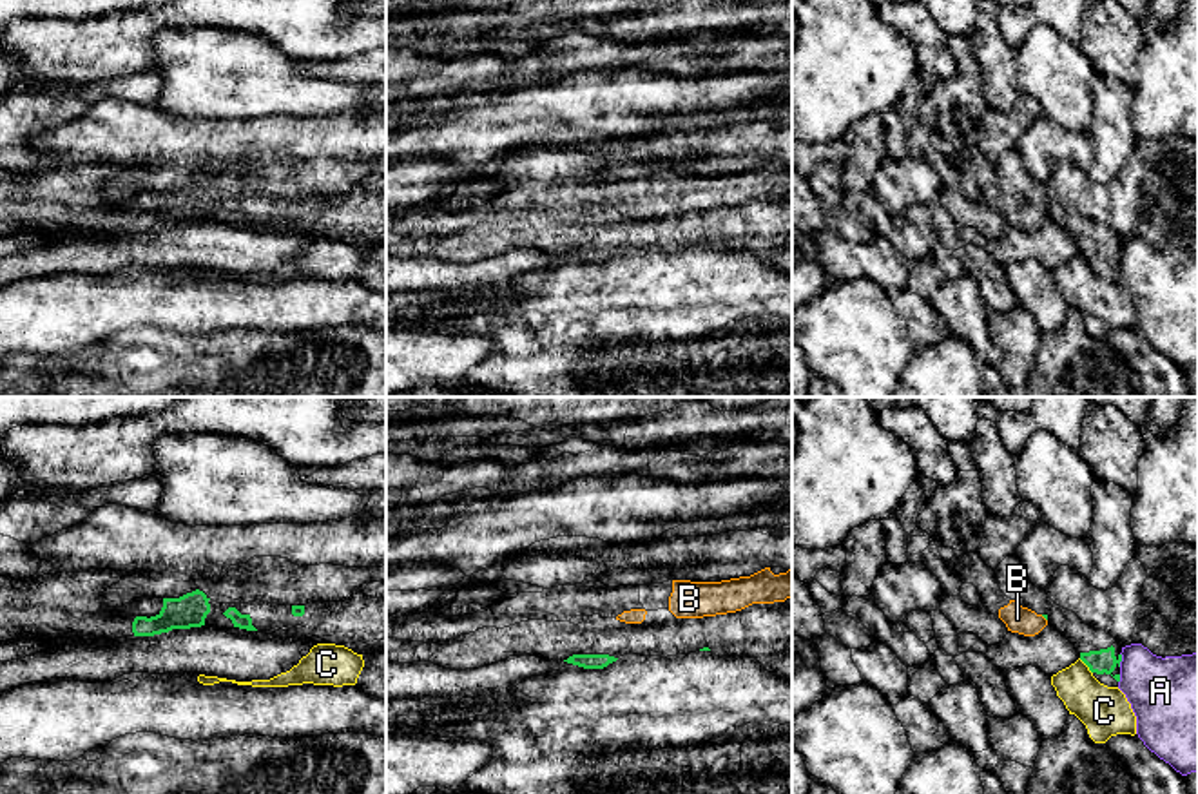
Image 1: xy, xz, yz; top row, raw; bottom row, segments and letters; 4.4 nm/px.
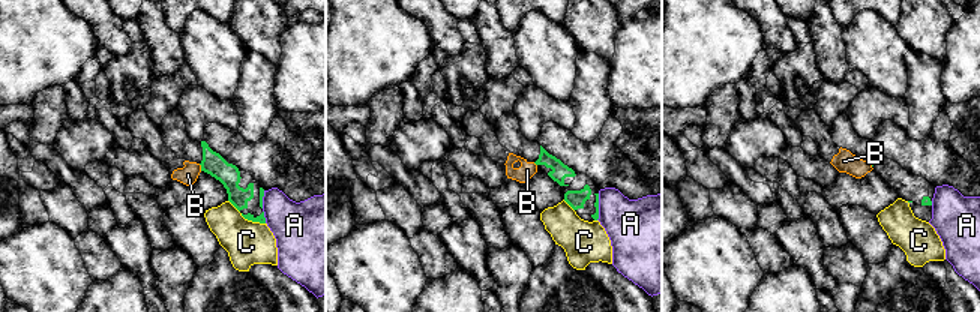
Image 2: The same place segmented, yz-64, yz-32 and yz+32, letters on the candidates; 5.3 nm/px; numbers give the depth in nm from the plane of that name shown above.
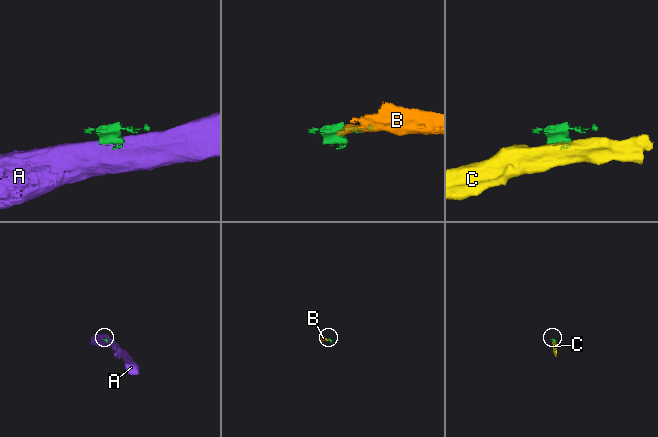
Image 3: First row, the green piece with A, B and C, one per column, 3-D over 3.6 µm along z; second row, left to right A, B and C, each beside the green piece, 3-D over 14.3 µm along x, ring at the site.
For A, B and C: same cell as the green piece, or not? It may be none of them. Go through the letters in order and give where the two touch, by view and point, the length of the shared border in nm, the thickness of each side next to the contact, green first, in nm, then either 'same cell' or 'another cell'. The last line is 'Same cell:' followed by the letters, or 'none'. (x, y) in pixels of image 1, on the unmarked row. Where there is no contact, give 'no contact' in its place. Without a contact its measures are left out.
A: meets green in yz at (1120, 254); contact 60 nm long; 110 nm thick on the green side, 320 nm on the other; another cell
B: meets green in yz at (1044, 211); contact 40 nm long; 20 nm thick on the green side, 120 nm on the other; another cell
C: meets green in yz at (1086, 258); contact 90 nm long; 110 nm thick on the green side, 220 nm on the other; another cell
Same cell: none

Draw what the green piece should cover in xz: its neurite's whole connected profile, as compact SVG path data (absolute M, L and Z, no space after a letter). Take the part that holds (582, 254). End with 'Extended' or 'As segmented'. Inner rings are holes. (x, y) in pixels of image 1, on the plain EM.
M774 196L703 212L676 212L669 203L658 203L647 205L642 218L600 208L578 219L527 214L504 223L482 221L437 237L386 232L386 257L431 256L466 265L509 250L536 250L604 263L623 248L667 252L710 245L716 250L756 252L768 266L792 276L790 237L792 199Z. Extended

